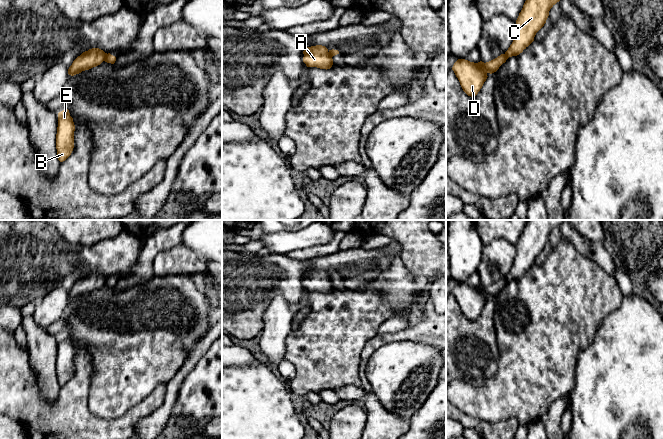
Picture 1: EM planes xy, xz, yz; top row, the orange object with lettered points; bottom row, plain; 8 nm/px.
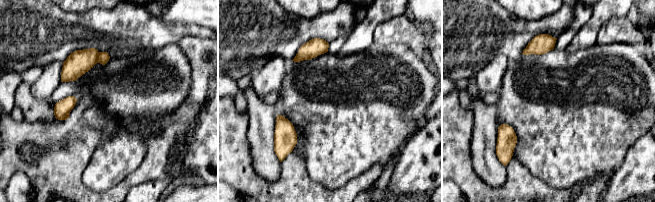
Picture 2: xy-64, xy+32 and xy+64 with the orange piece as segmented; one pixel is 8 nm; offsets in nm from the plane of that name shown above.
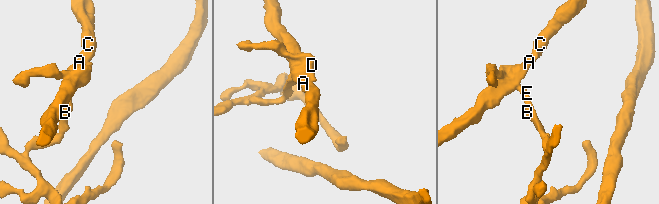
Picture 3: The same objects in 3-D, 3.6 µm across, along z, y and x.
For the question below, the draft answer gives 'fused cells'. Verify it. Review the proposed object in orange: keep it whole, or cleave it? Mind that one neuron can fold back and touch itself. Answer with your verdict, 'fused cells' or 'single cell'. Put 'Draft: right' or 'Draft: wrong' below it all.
fused cells
Draft: right

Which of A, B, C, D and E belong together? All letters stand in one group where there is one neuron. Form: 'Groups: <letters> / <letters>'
Groups: A C / B D E

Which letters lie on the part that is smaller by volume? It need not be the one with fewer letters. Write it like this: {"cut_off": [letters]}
{"cut_off": ["B", "D", "E"]}

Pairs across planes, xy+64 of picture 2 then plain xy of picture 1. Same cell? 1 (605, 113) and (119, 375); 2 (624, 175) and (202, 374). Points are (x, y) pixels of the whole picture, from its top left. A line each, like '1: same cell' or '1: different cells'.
1: same cell
2: same cell

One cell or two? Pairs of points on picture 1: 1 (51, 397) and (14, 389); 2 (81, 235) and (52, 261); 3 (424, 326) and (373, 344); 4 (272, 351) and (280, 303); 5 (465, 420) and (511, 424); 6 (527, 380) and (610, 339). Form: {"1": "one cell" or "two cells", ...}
{"1": "two cells", "2": "two cells", "3": "one cell", "4": "one cell", "5": "one cell", "6": "two cells"}

